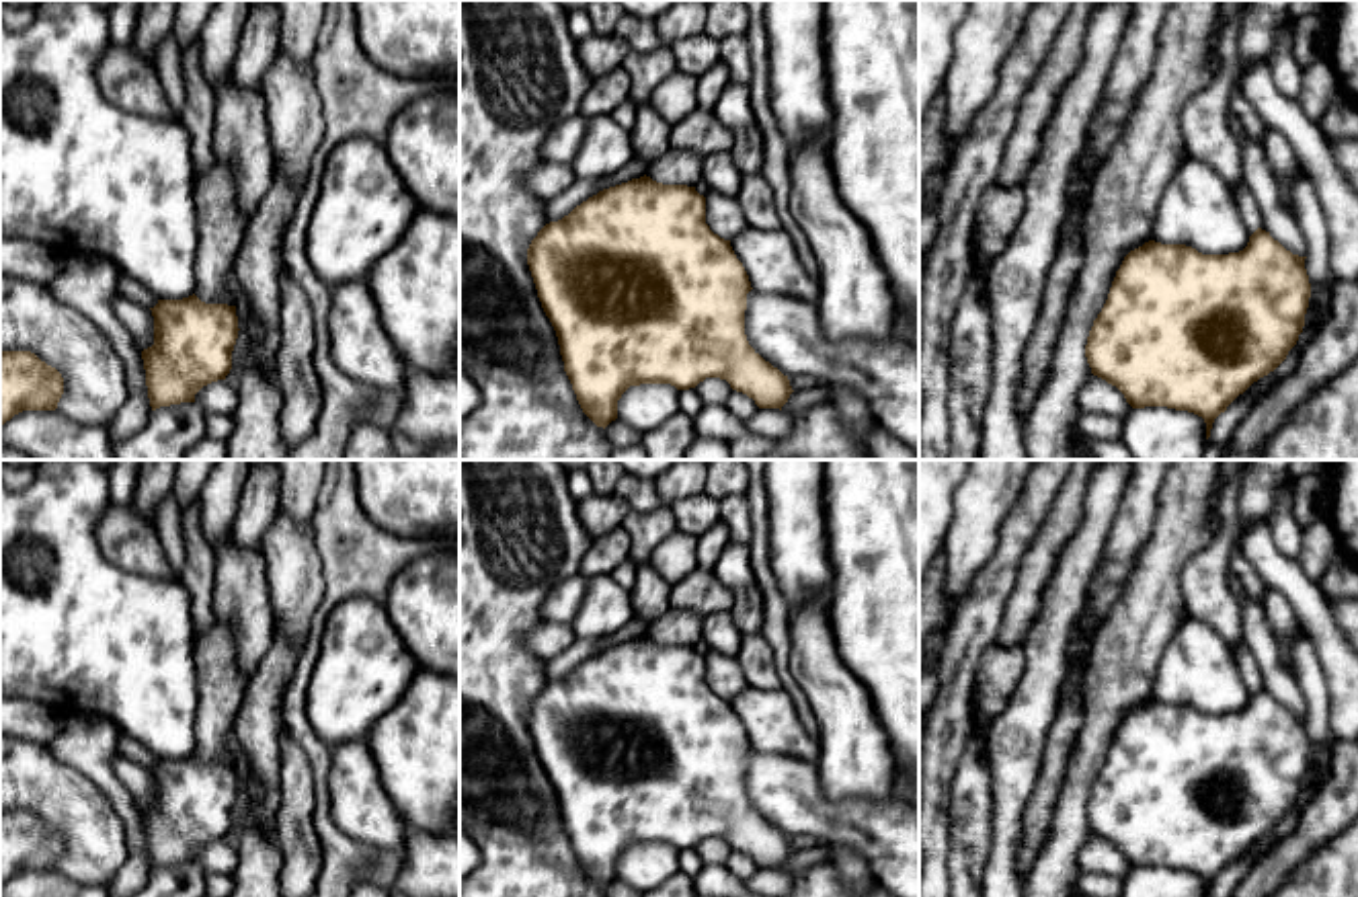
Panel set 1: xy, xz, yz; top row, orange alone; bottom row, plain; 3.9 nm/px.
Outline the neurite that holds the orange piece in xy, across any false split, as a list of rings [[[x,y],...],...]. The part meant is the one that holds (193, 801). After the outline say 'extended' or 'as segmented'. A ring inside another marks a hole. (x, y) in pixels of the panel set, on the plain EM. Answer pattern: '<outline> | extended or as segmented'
[[[195,753],[158,759],[154,805],[142,811],[152,870],[195,862],[195,854],[232,829],[238,798],[236,766],[205,764]]] | as segmented

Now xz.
[[[650,636],[609,647],[576,665],[558,681],[546,684],[527,708],[527,725],[537,757],[550,778],[564,831],[583,872],[607,887],[617,879],[617,860],[630,846],[671,844],[695,848],[706,837],[720,837],[747,854],[759,868],[780,868],[794,852],[788,835],[765,821],[747,801],[745,770],[753,749],[730,700],[706,684],[706,657],[687,645],[663,645]]] | as segmented

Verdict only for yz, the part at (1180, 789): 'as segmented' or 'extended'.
as segmented

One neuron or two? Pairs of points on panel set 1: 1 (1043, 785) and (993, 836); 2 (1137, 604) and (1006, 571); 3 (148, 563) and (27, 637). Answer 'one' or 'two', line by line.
1: one
2: one
3: two

